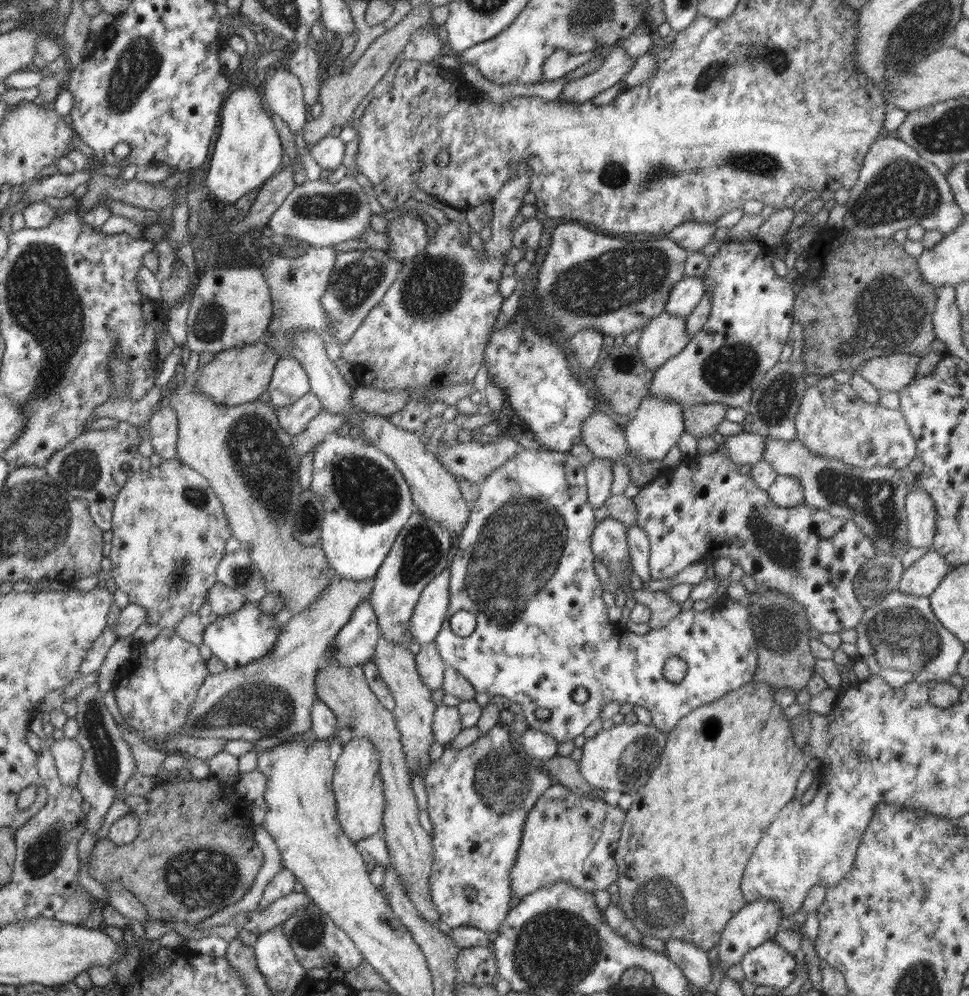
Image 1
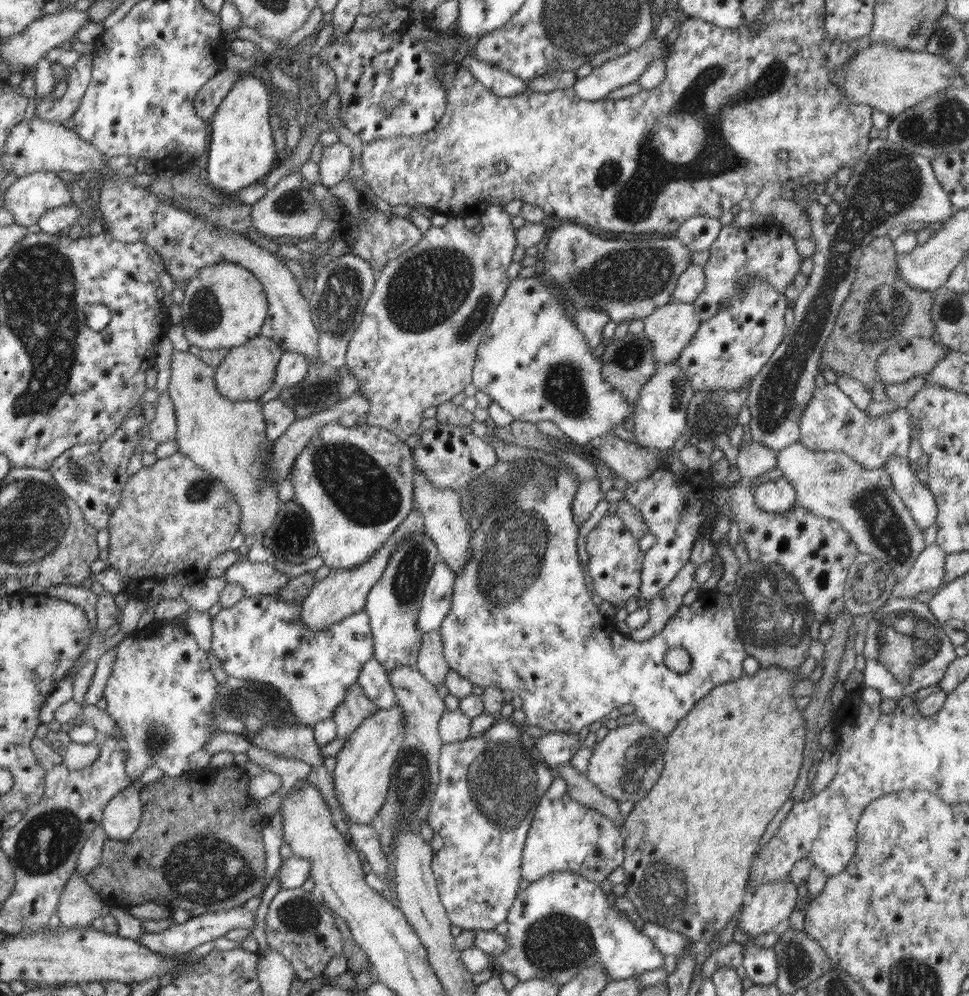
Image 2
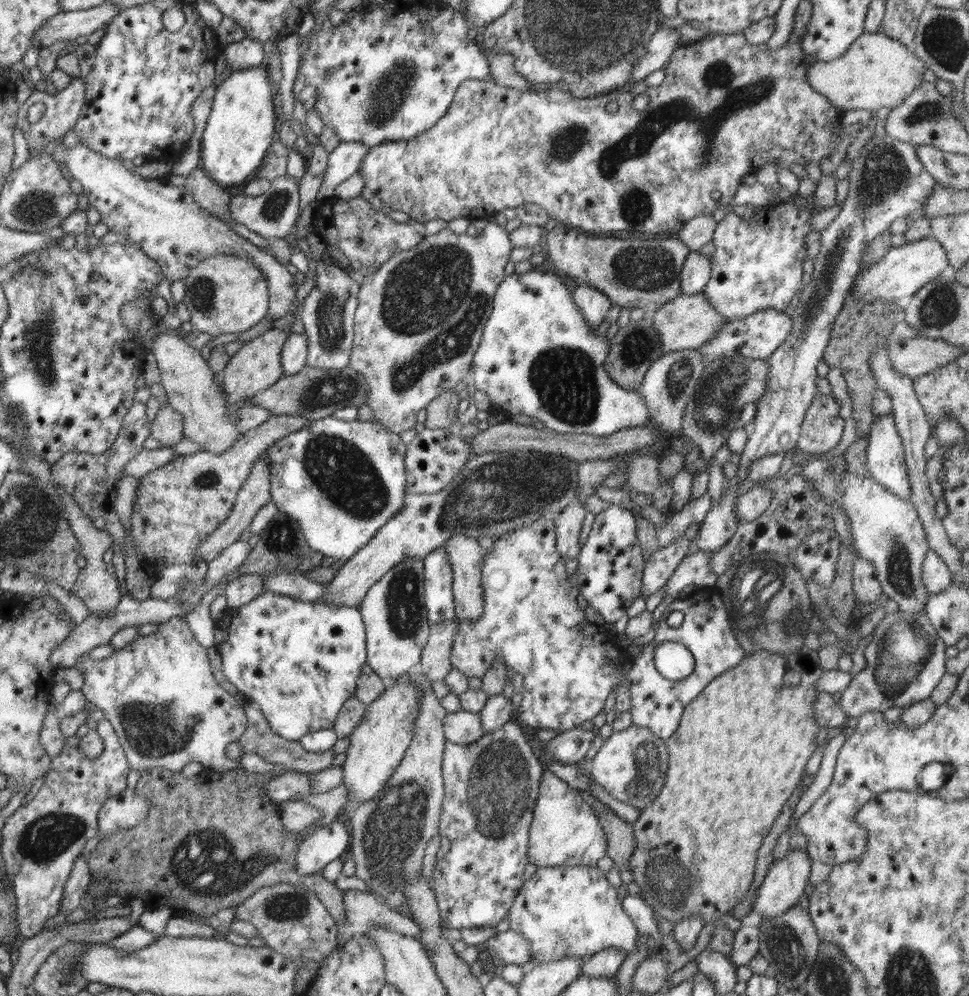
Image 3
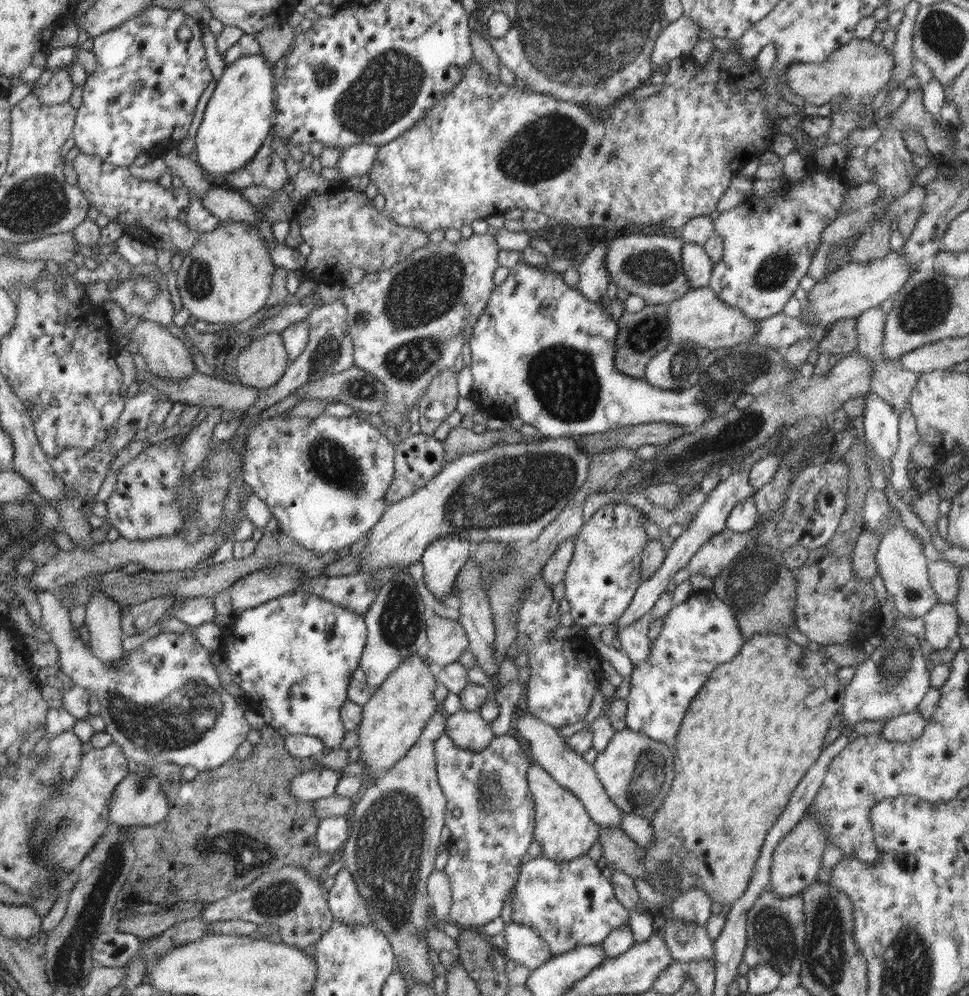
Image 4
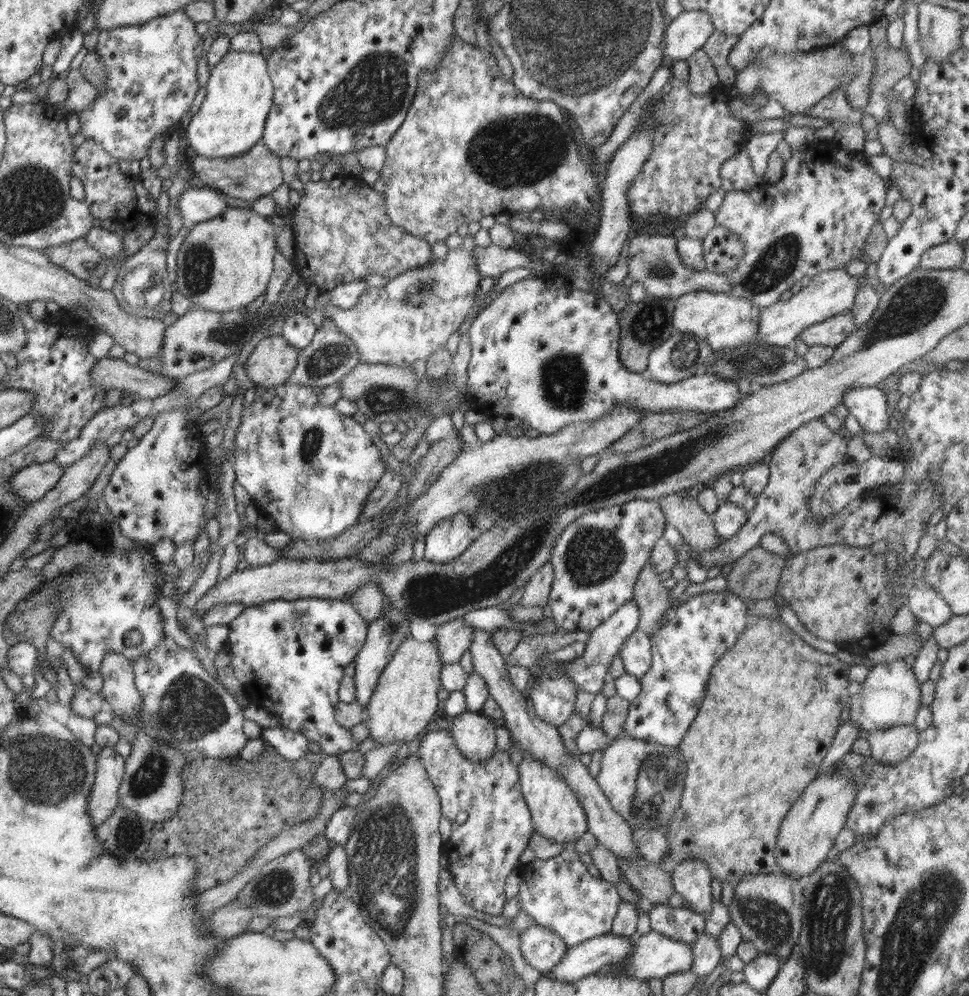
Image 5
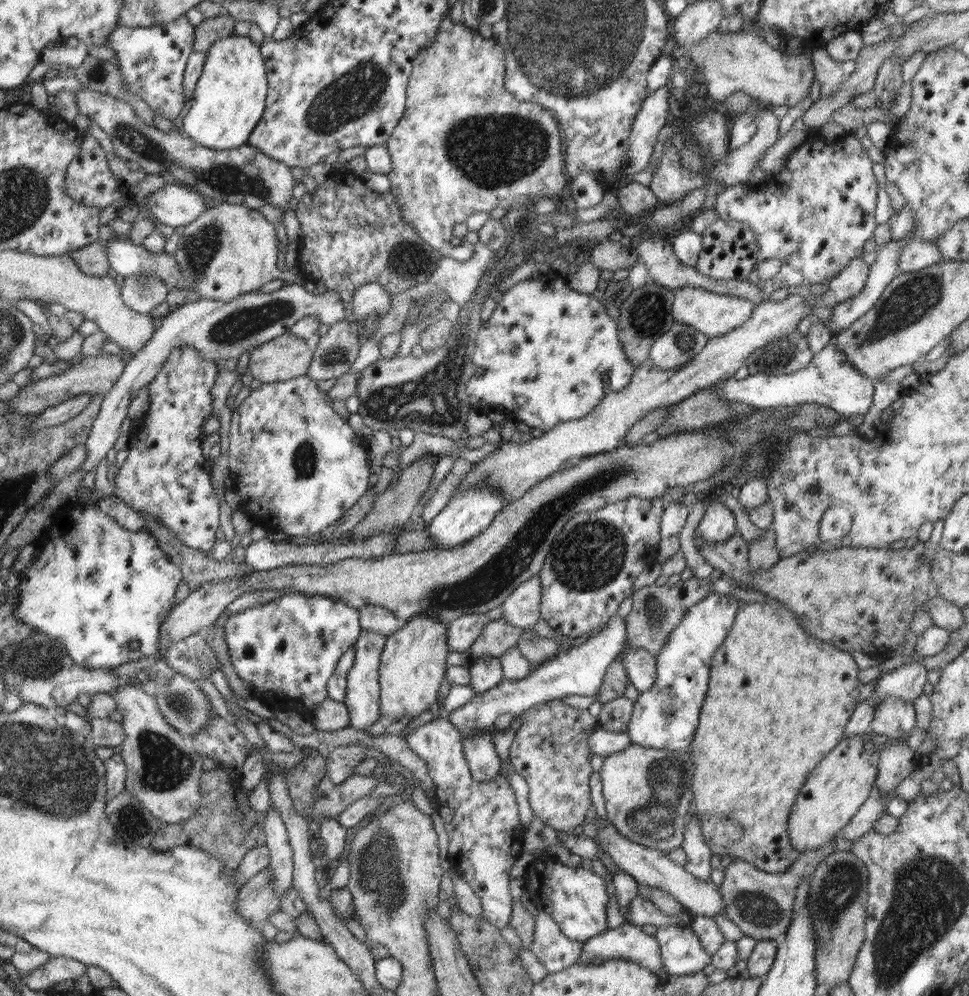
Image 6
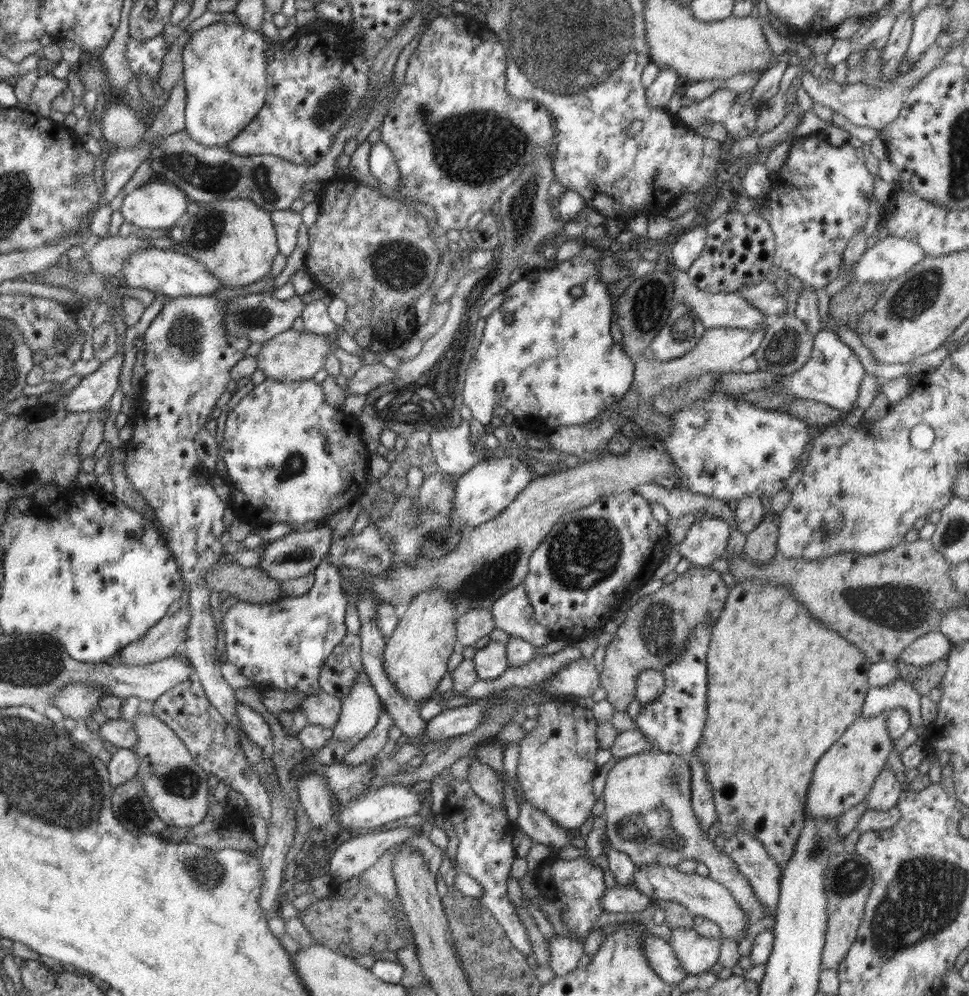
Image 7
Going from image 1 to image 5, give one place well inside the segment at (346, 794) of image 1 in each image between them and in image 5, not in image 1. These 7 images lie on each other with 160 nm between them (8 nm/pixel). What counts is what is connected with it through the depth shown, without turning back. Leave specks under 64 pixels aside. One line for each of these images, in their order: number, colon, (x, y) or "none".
2: (362, 776)
3: (377, 745)
4: (392, 721)
5: (405, 700)

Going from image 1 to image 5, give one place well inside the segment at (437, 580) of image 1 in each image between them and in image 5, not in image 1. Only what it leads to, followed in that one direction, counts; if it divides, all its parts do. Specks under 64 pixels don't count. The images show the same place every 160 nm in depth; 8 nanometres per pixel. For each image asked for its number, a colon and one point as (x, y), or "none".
2: (437, 599)
3: (439, 604)
4: (442, 560)
5: (451, 537)

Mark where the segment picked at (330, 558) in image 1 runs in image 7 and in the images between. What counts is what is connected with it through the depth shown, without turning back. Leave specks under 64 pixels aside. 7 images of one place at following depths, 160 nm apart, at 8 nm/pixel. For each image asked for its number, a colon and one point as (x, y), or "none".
2: (356, 483)
3: (340, 481)
4: (324, 479)
5: (310, 468)
6: (298, 466)
7: (291, 457)

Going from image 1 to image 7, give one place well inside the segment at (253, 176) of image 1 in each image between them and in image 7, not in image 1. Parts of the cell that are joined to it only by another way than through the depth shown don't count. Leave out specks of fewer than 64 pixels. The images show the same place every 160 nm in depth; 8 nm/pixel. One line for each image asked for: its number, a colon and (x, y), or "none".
2: (242, 151)
3: (240, 128)
4: (236, 120)
5: (239, 92)
6: (229, 99)
7: (225, 73)

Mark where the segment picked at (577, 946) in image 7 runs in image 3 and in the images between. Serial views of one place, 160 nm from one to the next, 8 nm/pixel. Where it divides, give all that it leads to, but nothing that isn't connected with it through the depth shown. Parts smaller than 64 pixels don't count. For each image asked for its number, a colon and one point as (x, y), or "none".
3: (511, 948)
4: (523, 945)
5: (543, 949)
6: (556, 951)

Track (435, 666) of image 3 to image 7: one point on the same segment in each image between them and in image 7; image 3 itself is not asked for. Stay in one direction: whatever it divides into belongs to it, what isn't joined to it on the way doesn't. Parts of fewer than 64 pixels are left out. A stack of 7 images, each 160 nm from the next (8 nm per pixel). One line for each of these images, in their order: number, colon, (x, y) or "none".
4: (447, 639)
5: (453, 638)
6: (461, 633)
7: (471, 625)

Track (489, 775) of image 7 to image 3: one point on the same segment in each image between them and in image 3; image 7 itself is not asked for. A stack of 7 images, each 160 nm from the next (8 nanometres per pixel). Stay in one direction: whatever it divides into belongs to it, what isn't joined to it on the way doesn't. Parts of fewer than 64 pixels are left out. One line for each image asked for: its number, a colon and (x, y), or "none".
3: (461, 728)
4: (467, 729)
5: (474, 733)
6: (484, 764)

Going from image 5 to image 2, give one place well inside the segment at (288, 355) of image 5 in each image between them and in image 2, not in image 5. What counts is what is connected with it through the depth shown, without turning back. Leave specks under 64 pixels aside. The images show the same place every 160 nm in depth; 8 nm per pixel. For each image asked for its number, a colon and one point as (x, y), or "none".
2: (247, 371)
3: (257, 365)
4: (262, 364)

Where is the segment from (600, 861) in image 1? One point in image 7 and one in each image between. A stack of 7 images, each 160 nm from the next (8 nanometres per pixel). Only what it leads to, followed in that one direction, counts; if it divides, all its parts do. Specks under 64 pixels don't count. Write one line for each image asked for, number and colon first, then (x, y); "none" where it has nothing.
2: (564, 835)
3: (564, 831)
4: (564, 830)
5: (557, 814)
6: (550, 750)
7: (557, 763)

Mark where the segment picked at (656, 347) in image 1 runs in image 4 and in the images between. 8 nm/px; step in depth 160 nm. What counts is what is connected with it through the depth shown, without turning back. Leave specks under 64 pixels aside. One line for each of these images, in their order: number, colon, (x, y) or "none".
2: (669, 328)
3: (688, 321)
4: (699, 316)

